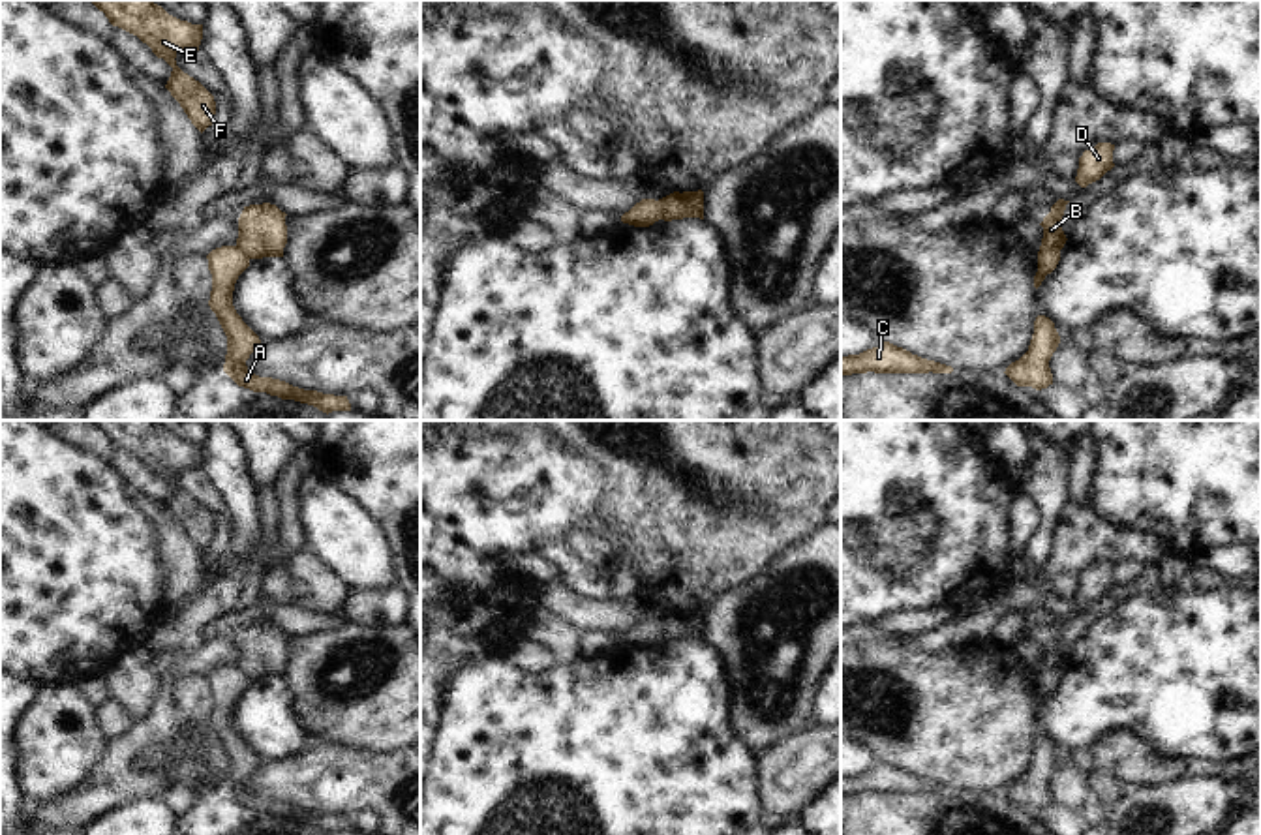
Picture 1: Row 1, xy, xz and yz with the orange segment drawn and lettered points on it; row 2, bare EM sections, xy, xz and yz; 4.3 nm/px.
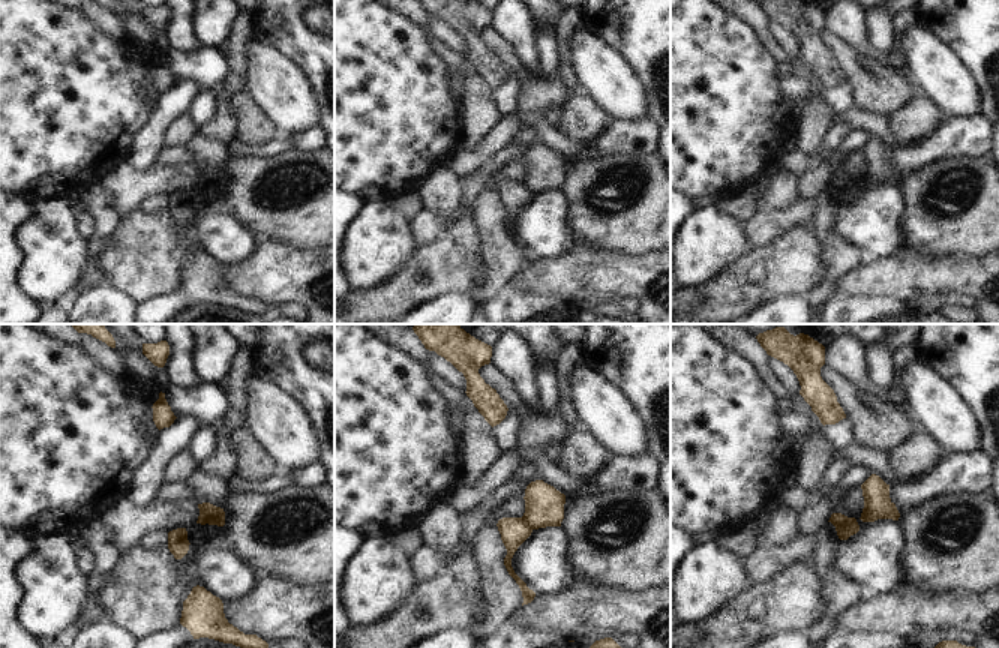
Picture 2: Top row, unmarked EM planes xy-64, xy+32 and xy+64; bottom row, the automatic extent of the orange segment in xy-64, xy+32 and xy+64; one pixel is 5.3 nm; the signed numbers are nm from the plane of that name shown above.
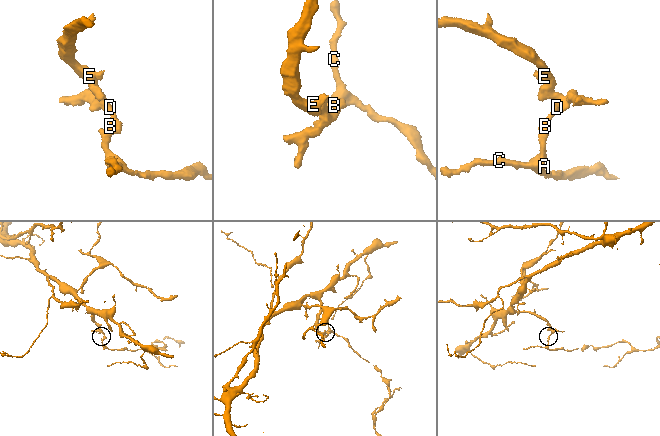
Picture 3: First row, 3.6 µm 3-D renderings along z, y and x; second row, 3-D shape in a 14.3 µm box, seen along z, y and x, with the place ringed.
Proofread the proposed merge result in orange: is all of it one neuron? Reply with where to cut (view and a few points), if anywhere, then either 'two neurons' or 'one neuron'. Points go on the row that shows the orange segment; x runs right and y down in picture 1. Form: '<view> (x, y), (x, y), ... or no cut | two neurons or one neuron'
xz (663, 199), (659, 218) | two neurons

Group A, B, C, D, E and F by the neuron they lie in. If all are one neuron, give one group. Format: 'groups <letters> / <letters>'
groups A C / B D E F

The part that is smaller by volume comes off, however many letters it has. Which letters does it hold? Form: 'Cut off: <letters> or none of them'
Cut off: A, C.

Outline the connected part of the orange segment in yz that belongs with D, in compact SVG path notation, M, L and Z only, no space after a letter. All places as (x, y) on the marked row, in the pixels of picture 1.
M1098 143L1096 146L1083 152L1079 158L1079 169L1075 182L1081 188L1100 180L1107 171L1115 167L1113 163L1113 150L1115 144L1111 143Z

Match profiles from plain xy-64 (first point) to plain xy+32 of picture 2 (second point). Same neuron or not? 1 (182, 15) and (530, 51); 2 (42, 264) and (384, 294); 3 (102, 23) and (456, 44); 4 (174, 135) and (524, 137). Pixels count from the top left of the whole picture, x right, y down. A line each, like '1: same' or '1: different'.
1: same
2: different
3: same
4: different

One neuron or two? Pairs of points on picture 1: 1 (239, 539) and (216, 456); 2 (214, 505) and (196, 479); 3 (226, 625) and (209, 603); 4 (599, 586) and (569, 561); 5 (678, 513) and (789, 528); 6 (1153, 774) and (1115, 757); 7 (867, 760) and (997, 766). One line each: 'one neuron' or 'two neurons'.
1: one neuron
2: one neuron
3: two neurons
4: one neuron
5: one neuron
6: one neuron
7: two neurons

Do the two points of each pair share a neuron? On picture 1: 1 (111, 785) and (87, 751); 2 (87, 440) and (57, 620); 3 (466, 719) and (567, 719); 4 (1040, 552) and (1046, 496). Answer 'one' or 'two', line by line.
1: two
2: two
3: one
4: one

